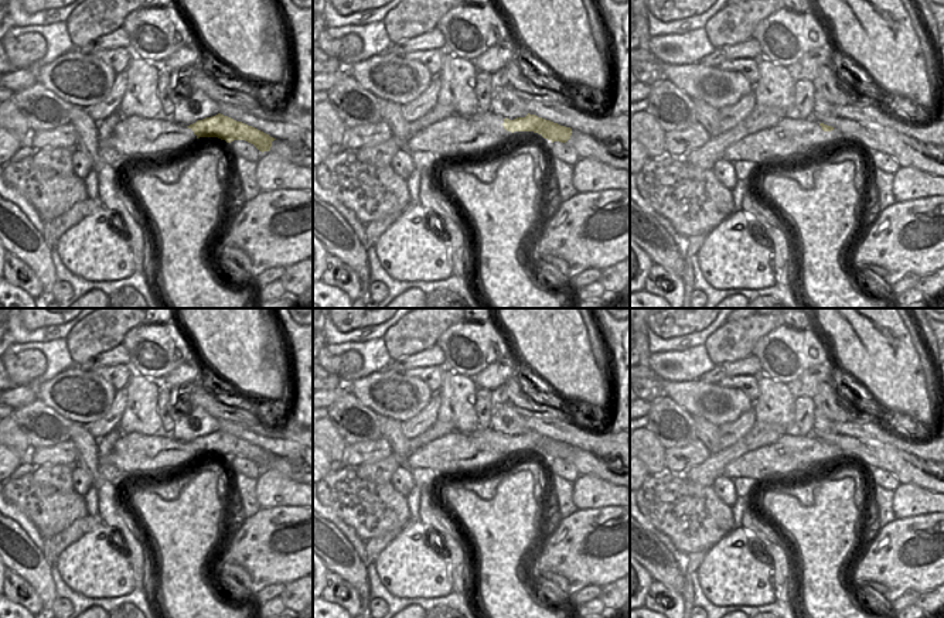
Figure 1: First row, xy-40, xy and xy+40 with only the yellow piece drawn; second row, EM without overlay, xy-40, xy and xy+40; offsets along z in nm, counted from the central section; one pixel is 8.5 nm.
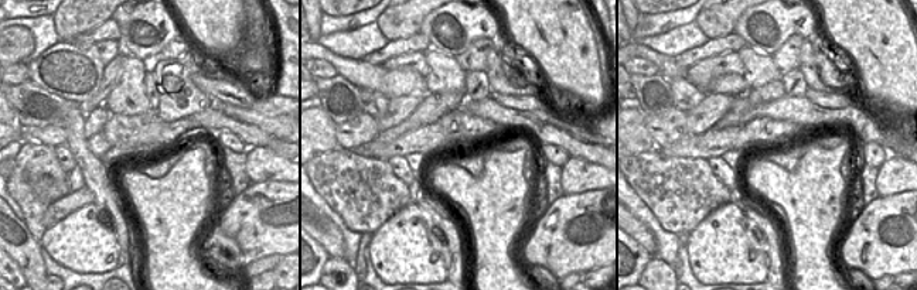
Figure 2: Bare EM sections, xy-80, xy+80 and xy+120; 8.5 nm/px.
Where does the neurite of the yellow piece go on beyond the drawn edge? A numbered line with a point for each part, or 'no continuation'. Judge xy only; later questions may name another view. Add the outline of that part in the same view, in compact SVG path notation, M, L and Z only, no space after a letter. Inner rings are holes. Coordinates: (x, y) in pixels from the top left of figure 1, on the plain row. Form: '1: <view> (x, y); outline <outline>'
1: xy (472, 453); outline M488 431L449 433L420 450L432 454L443 450L451 458L454 477L473 477L501 462L515 461L525 457L524 448L507 448L502 443L504 434Z

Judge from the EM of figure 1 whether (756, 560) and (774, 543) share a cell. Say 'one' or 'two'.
two

